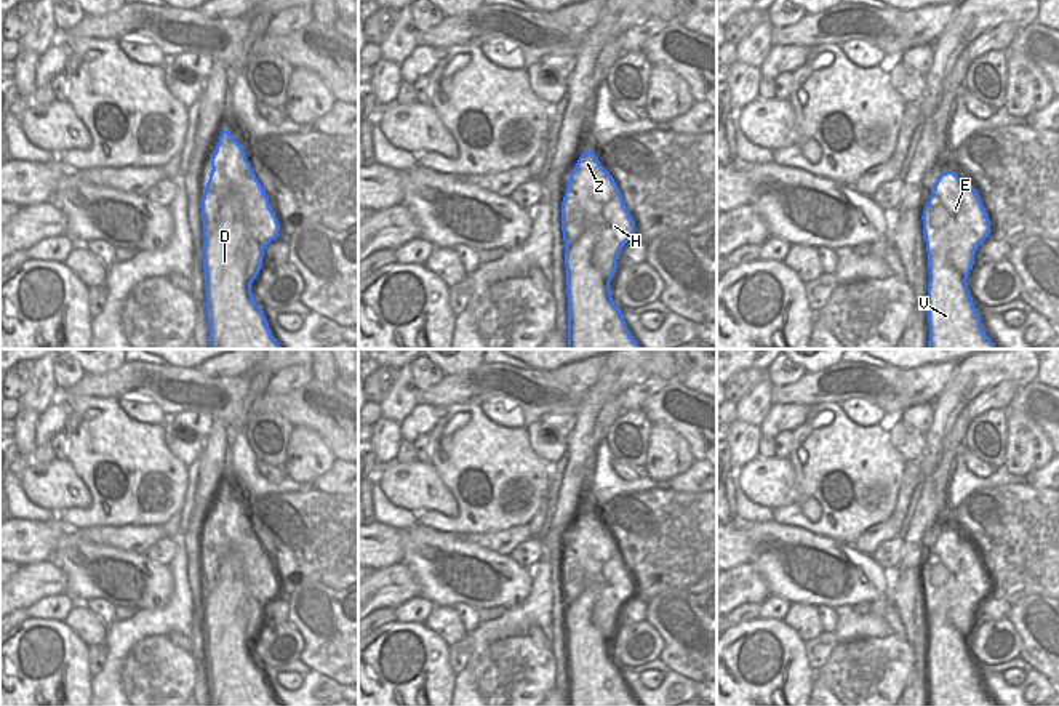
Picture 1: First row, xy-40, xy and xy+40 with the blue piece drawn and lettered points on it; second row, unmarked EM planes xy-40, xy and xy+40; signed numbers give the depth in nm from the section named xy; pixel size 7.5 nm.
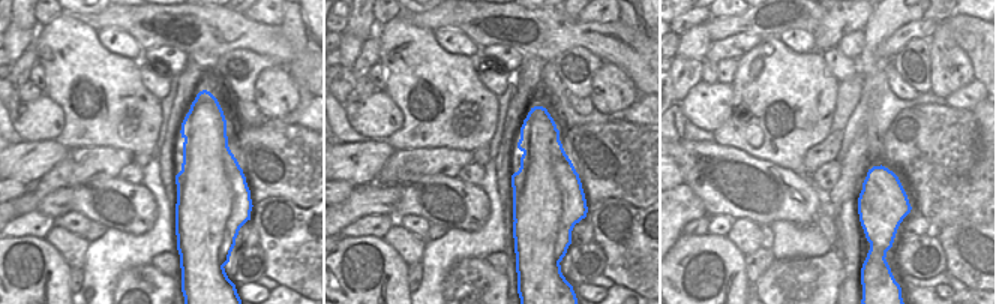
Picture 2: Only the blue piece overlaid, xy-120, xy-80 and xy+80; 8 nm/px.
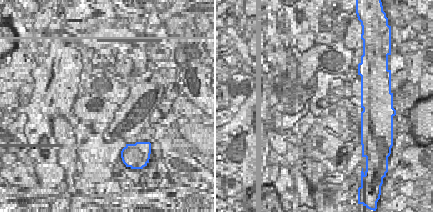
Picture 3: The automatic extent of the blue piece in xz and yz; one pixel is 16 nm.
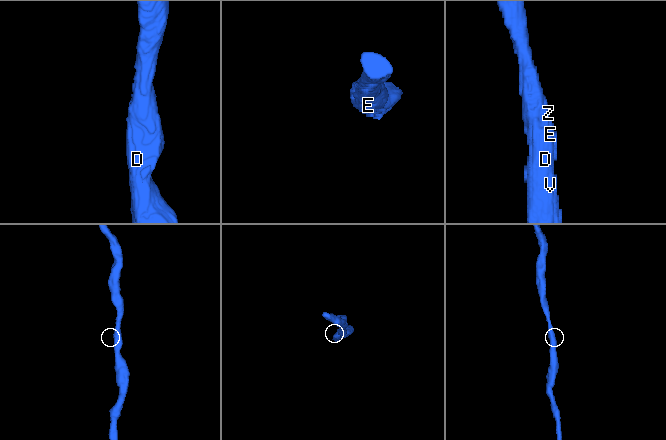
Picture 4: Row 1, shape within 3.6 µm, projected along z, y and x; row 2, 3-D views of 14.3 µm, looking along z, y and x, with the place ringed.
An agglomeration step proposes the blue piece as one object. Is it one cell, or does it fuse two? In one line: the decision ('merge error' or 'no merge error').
no merge error

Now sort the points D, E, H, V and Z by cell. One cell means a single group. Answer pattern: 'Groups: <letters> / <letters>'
Groups: D E H V Z

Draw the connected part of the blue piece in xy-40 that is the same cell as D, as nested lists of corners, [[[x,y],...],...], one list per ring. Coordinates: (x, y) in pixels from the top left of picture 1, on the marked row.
[[[229,130],[219,136],[211,168],[200,203],[210,349],[283,349],[251,293],[251,283],[262,267],[264,250],[280,235],[280,224],[243,147]]]

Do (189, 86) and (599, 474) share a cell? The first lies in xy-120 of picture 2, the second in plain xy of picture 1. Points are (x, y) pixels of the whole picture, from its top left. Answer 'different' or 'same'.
different

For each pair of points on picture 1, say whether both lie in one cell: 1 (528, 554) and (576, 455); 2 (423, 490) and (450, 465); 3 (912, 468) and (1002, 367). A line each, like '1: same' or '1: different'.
1: different
2: different
3: different

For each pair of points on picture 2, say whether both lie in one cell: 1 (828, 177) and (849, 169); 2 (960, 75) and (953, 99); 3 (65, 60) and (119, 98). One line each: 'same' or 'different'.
1: different
2: different
3: same

